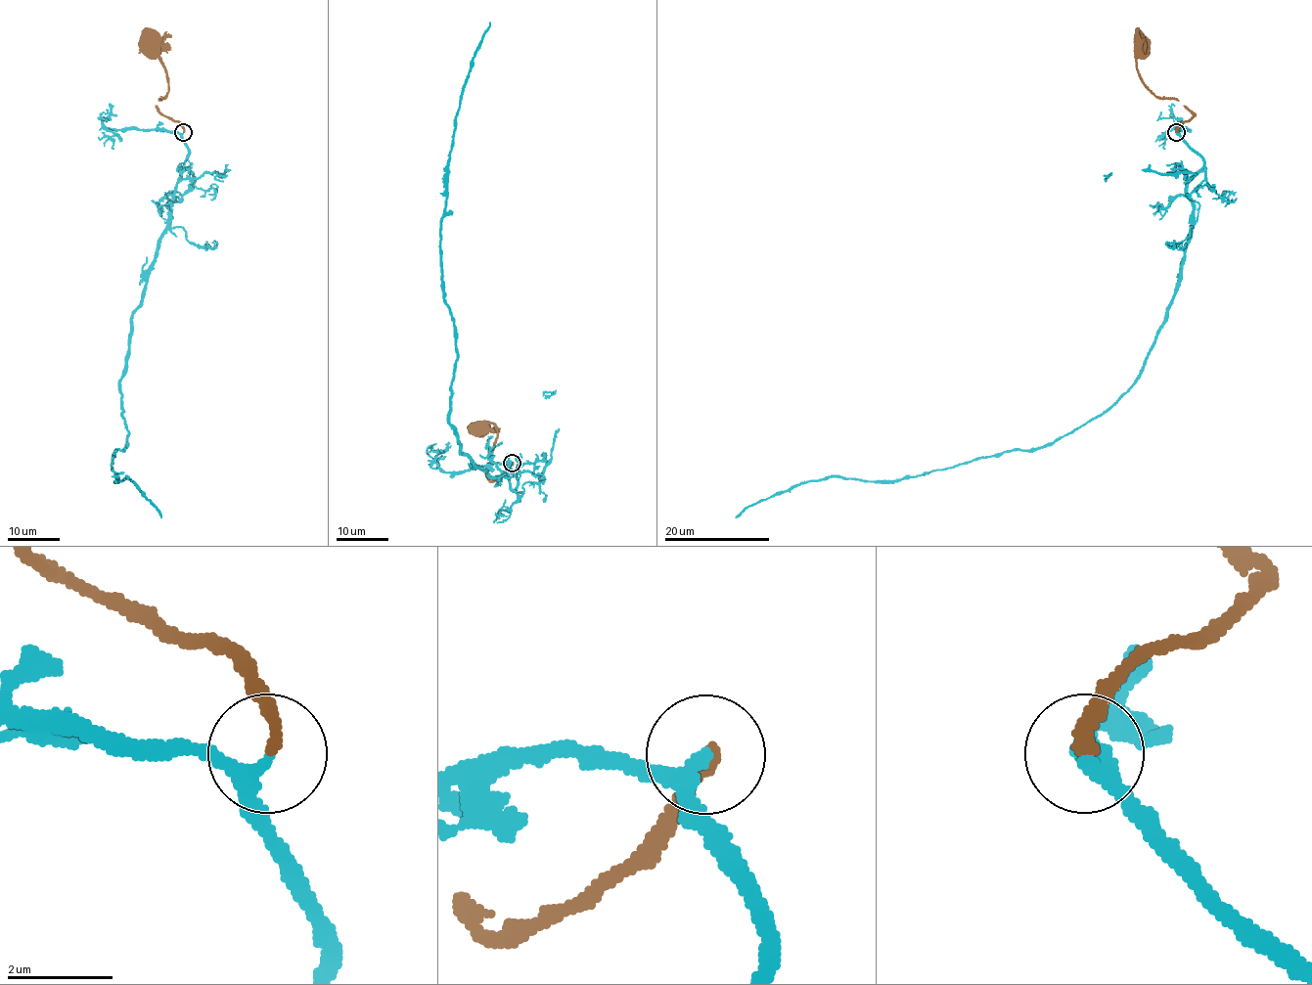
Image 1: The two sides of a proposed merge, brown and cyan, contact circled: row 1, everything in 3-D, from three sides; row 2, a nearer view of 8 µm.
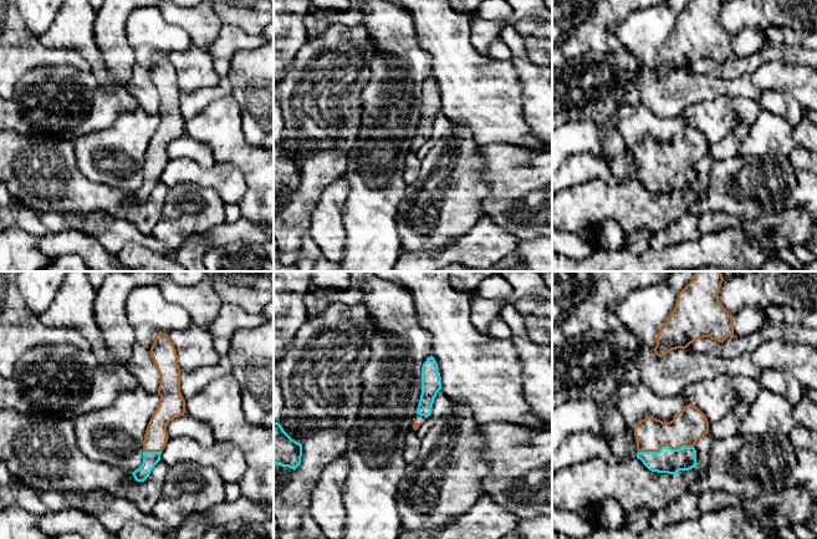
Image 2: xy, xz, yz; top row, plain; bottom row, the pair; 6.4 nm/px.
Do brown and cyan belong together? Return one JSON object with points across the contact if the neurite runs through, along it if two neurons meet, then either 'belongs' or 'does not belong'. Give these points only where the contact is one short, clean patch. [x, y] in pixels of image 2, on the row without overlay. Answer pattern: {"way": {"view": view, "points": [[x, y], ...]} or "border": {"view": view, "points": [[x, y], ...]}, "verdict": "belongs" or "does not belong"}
{"way": {"view": "yz", "points": [[690, 146], [665, 166], [669, 182]]}, "verdict": "belongs"}

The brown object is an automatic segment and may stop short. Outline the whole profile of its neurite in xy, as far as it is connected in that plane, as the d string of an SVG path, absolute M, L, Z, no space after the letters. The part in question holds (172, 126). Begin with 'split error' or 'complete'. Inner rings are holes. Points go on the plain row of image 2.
split error | M157 55L150 68L152 80L160 96L158 116L160 123L154 132L143 162L143 184L132 193L137 203L144 203L154 187L160 182L160 176L168 163L168 144L185 134L185 121L180 113L180 90L177 71L168 55Z

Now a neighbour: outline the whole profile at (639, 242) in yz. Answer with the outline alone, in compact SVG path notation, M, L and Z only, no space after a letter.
M639 230L629 237L627 244L623 245L622 250L627 250L634 254L642 254L650 248L653 234L647 230Z

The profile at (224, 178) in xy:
M187 157L168 159L160 182L168 188L180 183L211 188L225 204L239 204L247 189L245 176L235 166L216 162L213 167L204 168Z

